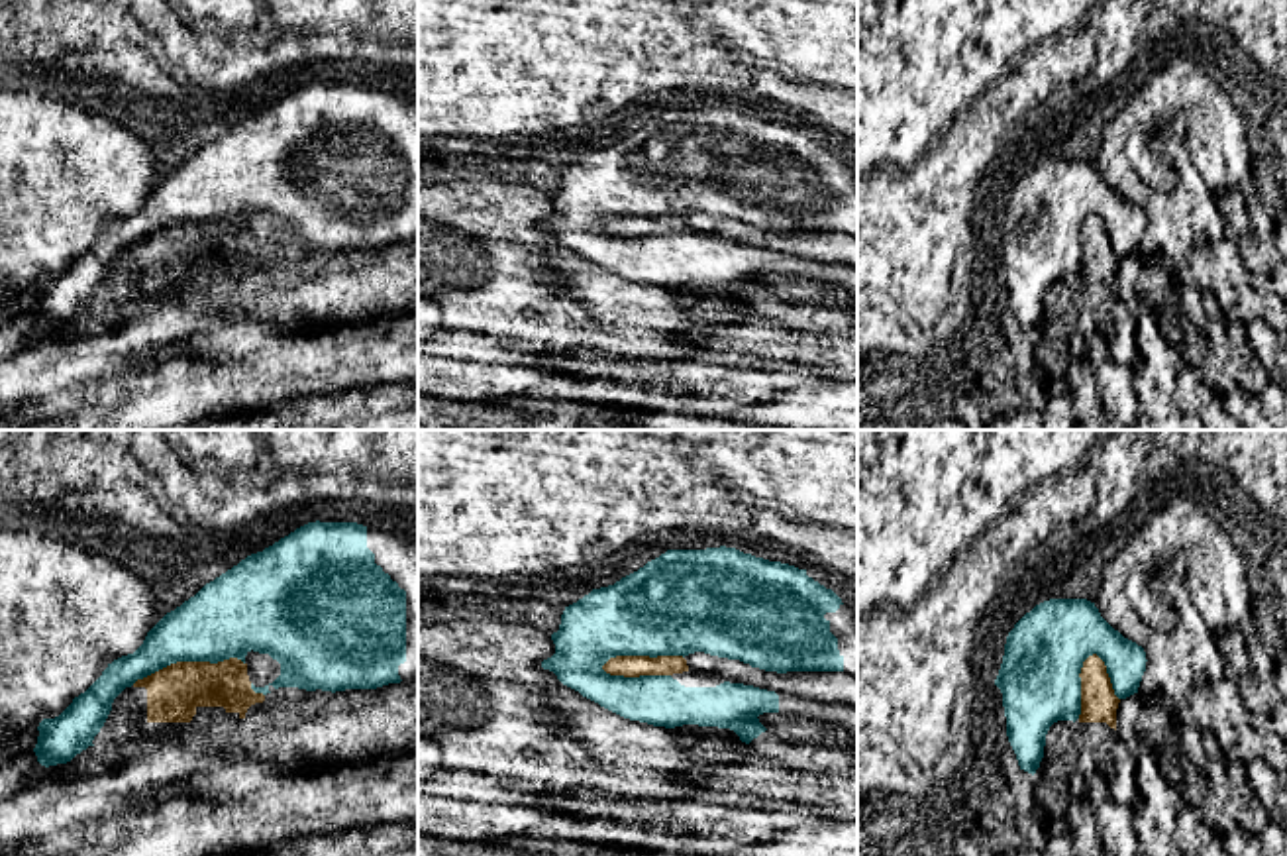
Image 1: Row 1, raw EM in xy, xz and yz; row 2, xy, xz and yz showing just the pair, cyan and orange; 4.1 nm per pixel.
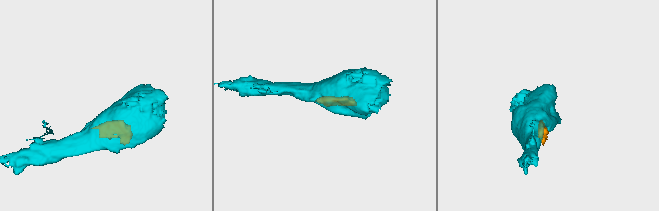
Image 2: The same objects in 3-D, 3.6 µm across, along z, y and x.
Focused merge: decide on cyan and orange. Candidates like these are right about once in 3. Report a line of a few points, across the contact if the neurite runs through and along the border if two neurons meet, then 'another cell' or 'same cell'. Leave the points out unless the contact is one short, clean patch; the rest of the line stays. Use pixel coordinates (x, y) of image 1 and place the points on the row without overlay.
another cell

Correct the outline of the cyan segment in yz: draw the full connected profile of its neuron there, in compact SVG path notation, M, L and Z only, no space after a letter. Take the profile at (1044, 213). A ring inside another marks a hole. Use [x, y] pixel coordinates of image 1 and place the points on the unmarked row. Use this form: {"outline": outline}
{"outline": "M1050 159L1026 173L1006 196L1004 216L995 240L1003 253L1006 296L1020 330L1036 334L1044 318L1046 294L1057 281L1077 281L1081 275L1081 228L1097 214L1110 238L1114 255L1126 259L1138 253L1146 232L1146 212L1124 198L1087 159Z"}

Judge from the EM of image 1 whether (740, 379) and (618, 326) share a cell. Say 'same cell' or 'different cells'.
different cells

